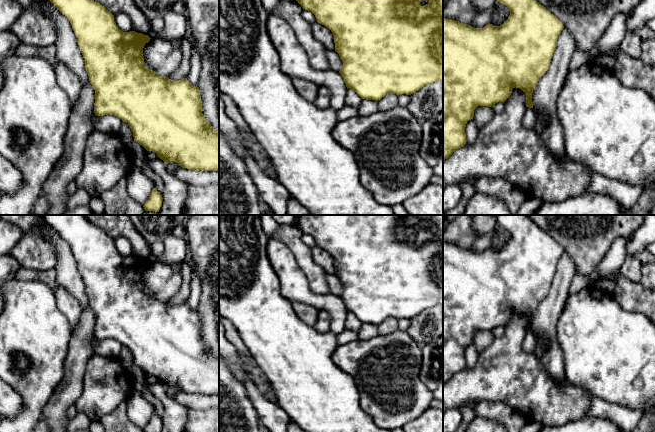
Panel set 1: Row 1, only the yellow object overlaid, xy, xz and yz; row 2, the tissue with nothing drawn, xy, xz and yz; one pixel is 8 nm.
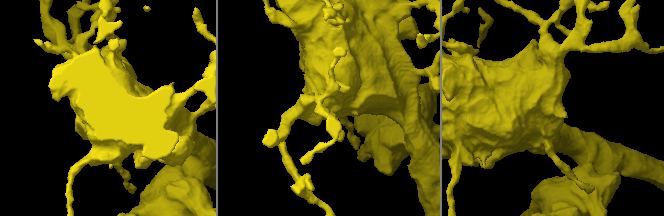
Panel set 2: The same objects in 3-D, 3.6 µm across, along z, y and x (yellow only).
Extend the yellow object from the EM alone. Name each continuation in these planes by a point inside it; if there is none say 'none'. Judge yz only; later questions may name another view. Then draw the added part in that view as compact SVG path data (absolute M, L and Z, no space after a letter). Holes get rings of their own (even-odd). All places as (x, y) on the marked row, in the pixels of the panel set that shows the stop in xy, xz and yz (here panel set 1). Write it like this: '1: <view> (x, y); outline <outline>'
1: yz (552, 134); outline M556 114L544 127L541 137L548 151L554 157L561 158L566 155L562 126L556 117Z

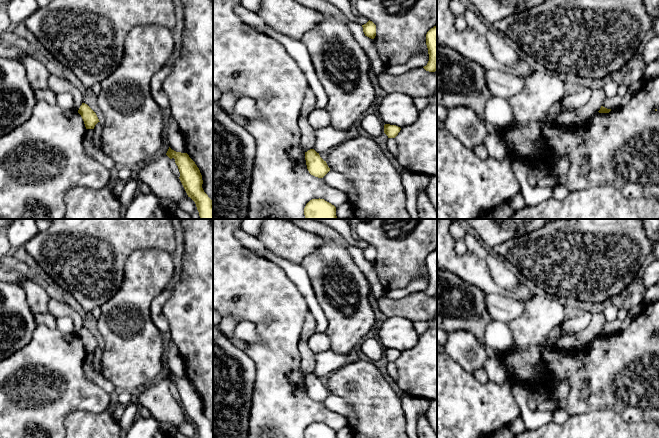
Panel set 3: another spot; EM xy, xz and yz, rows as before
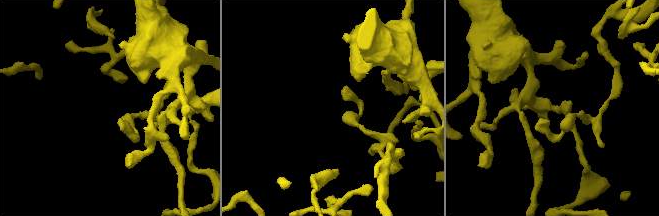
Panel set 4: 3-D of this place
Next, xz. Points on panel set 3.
none

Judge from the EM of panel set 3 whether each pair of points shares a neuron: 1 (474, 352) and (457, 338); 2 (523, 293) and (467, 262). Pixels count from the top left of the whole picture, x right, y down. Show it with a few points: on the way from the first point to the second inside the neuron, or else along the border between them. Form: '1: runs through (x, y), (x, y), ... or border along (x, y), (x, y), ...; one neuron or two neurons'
1: runs through (470, 351), (461, 342); one neuron
2: runs through (509, 293), (493, 288), (481, 276); one neuron

